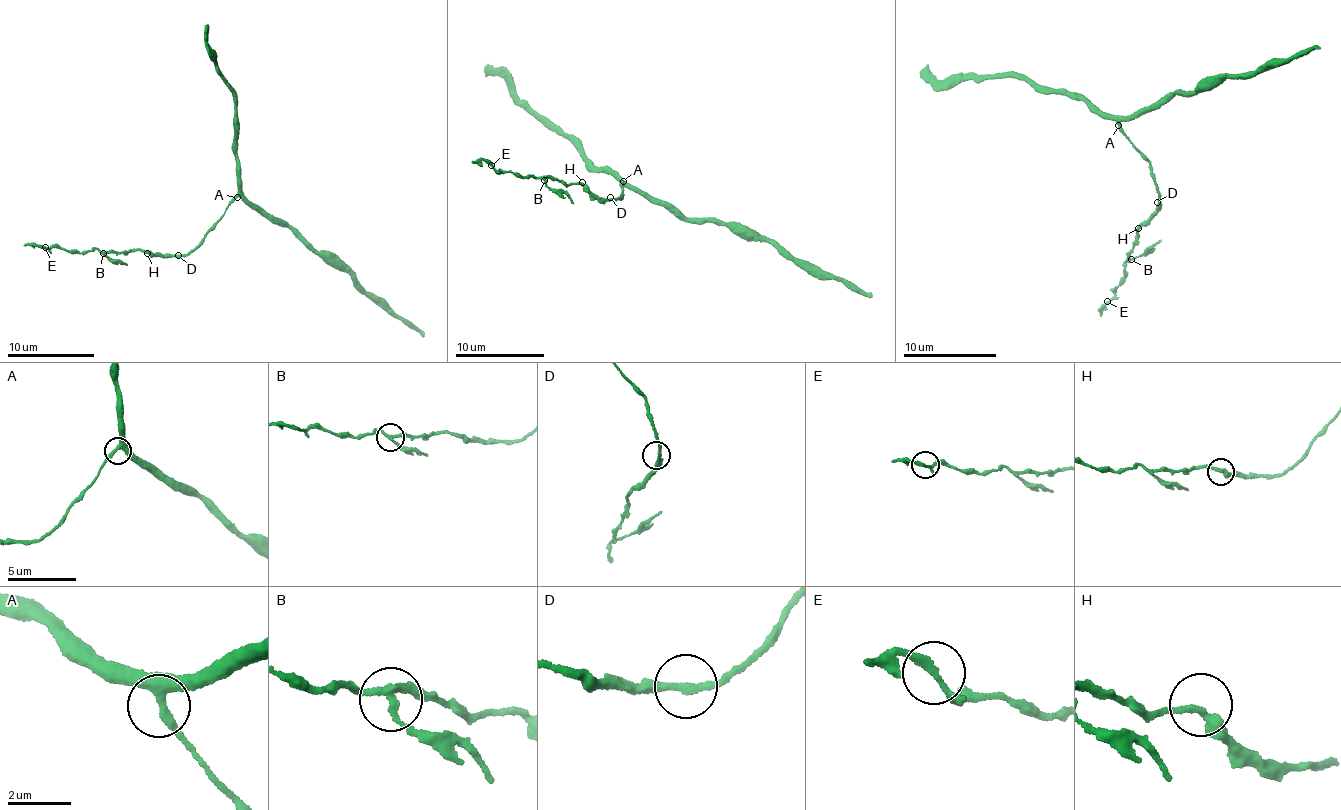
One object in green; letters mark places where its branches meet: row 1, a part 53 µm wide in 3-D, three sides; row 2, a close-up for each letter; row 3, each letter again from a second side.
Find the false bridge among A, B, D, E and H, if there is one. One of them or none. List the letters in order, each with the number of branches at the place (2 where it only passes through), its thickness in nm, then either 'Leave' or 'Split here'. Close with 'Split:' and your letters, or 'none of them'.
A: Branches: 3. Thickness 300 nm. Leave
B: Branches: 3. Thickness 190 nm. Split here
D: Branches: 2. Thickness 240 nm. Leave
E: Branches: 3. Thickness 170 nm. Leave
H: Branches: 2. Thickness 240 nm. Leave
Split: B

